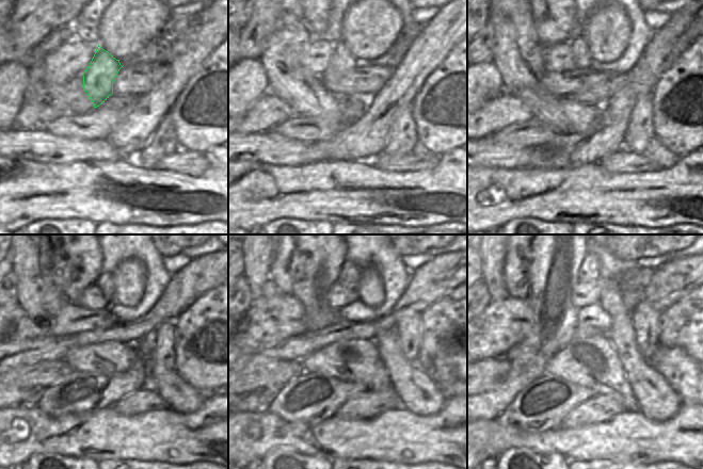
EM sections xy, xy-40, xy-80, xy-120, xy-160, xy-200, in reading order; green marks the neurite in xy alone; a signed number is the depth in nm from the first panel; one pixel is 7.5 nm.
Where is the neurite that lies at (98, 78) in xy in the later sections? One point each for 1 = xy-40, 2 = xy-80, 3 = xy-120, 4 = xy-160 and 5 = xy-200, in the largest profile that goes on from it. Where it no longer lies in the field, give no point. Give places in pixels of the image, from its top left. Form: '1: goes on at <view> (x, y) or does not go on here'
1: goes on at xy-40 (341, 61)
2: goes on at xy-80 (582, 59)
3: goes on at xy-120 (105, 281)
4: goes on at xy-160 (350, 274)
5: goes on at xy-200 (589, 271)

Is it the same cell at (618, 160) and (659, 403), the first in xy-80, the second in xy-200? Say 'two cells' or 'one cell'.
two cells

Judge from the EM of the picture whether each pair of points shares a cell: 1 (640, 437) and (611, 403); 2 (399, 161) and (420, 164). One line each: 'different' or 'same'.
1: different
2: same

